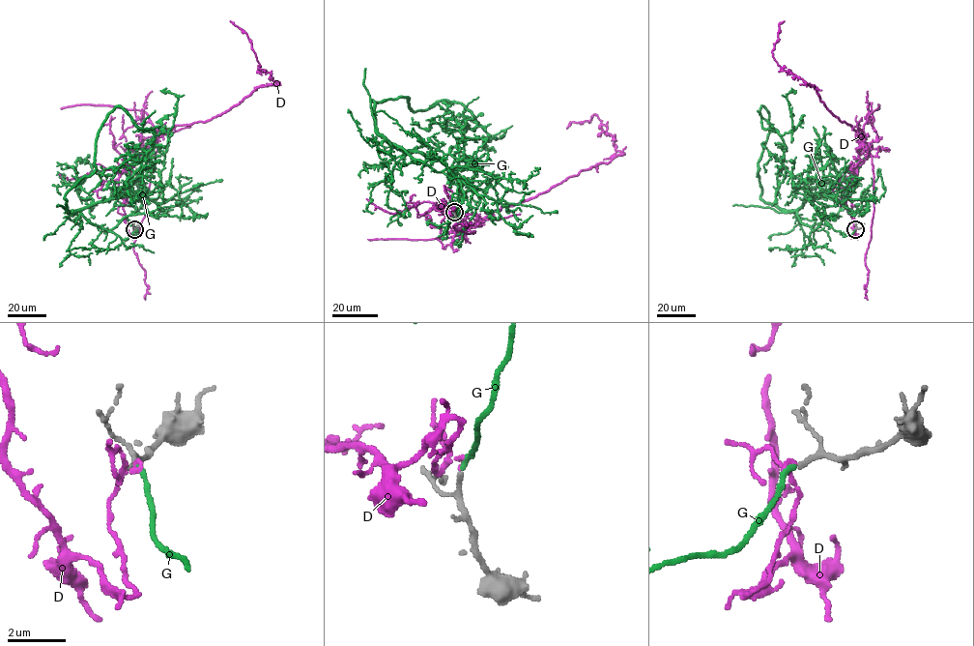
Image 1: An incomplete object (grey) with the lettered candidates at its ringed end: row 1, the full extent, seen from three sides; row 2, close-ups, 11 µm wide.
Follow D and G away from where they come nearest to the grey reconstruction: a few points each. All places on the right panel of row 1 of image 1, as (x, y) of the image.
D: (855, 228), (854, 235), (845, 198), (864, 132), (835, 116), (814, 86), (781, 69), (772, 49), (784, 21)
G: (855, 229), (797, 216), (810, 190), (781, 135), (795, 90)

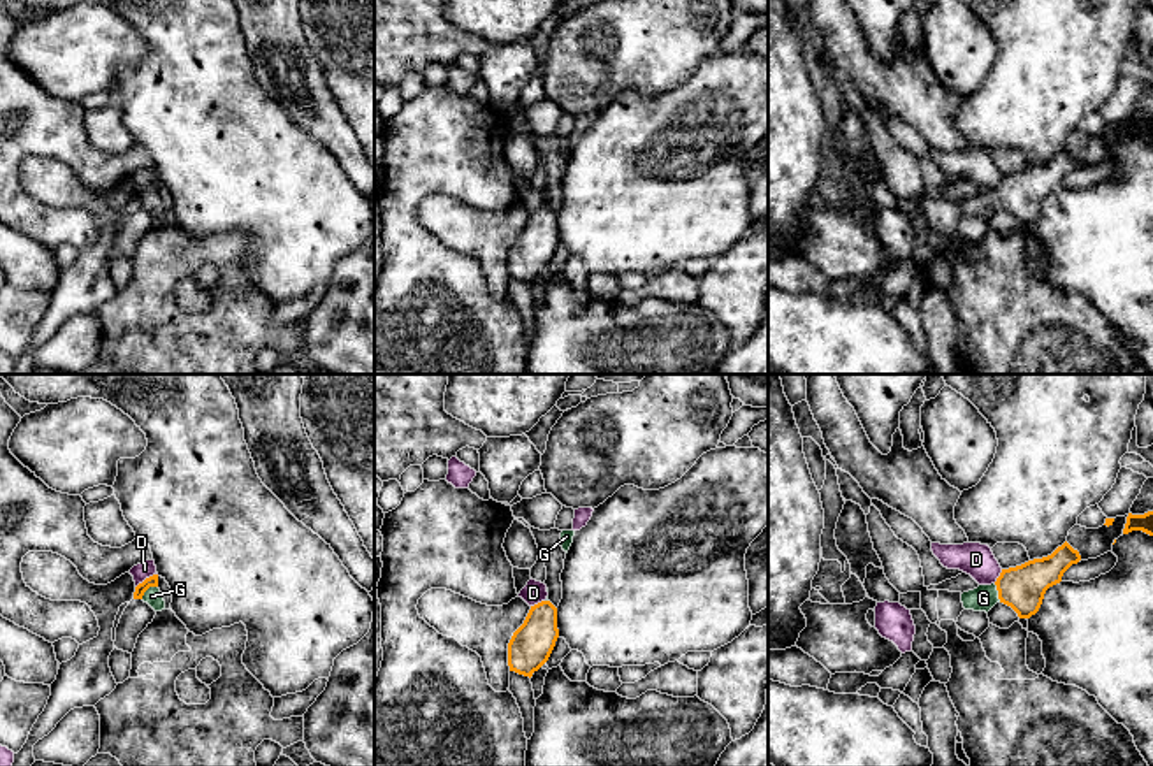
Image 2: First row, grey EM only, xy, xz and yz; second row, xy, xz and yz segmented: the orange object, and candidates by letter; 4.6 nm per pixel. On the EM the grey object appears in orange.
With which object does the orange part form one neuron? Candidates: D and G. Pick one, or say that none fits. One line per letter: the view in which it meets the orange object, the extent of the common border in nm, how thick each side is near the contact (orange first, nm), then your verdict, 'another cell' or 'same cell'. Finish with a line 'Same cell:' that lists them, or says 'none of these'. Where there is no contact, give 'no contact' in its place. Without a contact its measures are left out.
D: xy | 120 nm | 50/80 nm | another cell
G: xy | 100 nm | 50/80 nm | same cell
Same cell: G

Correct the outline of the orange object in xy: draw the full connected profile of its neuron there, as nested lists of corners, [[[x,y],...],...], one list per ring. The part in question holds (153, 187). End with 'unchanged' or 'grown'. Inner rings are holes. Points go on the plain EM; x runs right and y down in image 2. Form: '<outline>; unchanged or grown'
[[[158,181],[146,184],[142,190],[135,193],[134,206],[142,206],[155,218],[165,216],[163,202],[158,195]]]; grown

